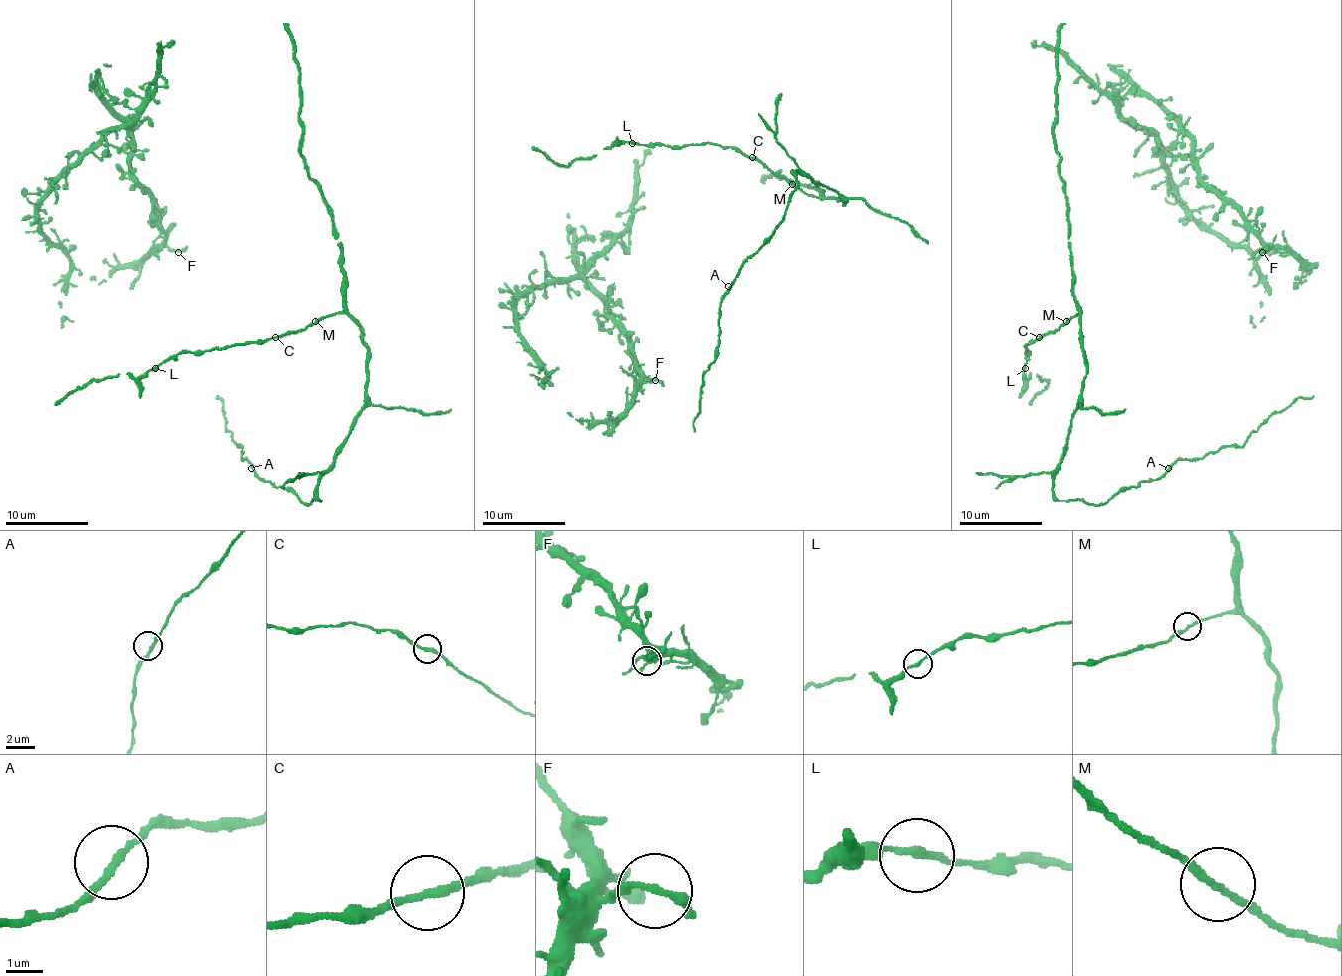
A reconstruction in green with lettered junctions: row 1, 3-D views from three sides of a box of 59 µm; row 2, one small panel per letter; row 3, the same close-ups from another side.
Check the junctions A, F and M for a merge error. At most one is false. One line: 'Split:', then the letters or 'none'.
Split: none

